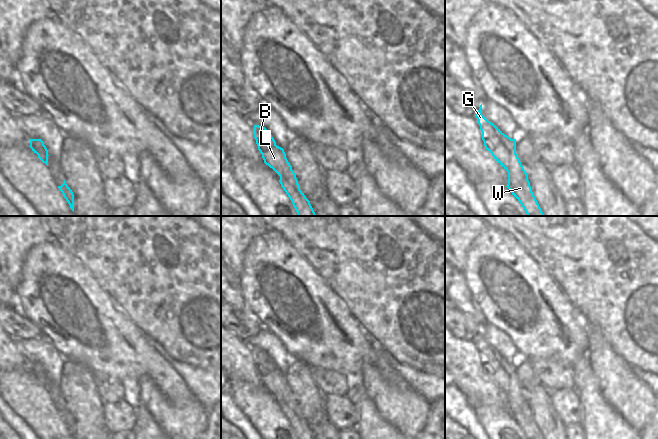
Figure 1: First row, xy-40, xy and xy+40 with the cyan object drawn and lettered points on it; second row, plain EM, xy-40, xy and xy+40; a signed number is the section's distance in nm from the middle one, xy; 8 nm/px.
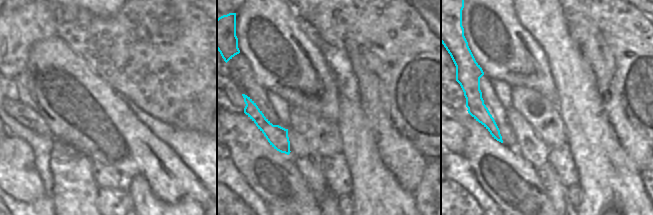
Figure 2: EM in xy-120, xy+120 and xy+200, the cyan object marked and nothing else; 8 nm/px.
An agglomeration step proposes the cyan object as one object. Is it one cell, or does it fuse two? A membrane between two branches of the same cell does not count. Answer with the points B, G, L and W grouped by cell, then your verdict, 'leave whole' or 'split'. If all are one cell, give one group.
B G L W | leave whole

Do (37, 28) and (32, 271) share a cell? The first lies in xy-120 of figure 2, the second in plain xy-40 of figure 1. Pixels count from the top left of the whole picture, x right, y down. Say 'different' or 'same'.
different

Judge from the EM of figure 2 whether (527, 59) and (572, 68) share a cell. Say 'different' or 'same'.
different

